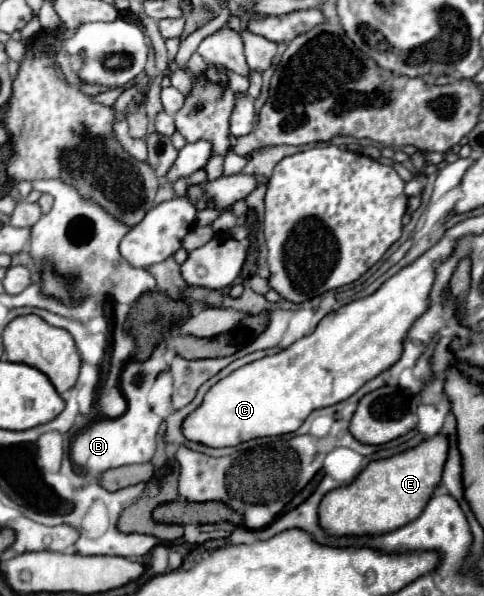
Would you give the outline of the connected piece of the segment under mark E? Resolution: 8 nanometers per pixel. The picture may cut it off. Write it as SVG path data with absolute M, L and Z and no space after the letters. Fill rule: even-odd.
M436 434L434 438L424 440L412 450L386 460L370 462L352 484L336 488L322 498L318 508L320 528L338 538L376 536L386 534L388 530L398 530L400 526L412 522L420 516L434 488L438 486L446 454L448 440L442 434Z

